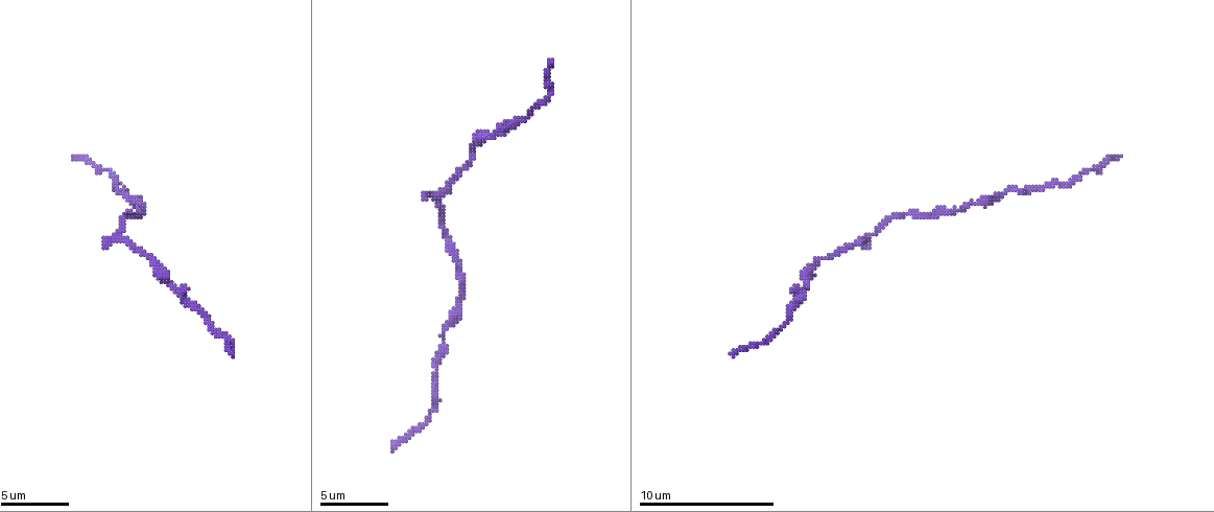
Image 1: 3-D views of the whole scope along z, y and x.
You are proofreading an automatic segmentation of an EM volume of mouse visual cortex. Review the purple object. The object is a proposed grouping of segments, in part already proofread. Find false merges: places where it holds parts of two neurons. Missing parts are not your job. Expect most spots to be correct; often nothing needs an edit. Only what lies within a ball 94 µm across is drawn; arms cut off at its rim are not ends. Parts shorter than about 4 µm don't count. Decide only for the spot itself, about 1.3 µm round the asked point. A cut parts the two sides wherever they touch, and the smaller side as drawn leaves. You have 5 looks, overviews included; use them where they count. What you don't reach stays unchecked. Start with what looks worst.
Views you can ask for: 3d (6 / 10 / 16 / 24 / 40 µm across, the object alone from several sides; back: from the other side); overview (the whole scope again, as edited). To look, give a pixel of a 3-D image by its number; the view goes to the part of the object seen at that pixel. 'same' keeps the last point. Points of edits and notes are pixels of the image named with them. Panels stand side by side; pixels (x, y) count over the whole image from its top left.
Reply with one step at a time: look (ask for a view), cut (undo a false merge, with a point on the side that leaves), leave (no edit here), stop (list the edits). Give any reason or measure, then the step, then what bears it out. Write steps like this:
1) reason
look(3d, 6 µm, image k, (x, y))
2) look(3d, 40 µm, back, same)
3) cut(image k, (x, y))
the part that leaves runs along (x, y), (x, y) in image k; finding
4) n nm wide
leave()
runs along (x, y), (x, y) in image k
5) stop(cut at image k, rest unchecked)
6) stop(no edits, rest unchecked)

calibre changes
look(3d, 6 µm, image 1, (152, 261))

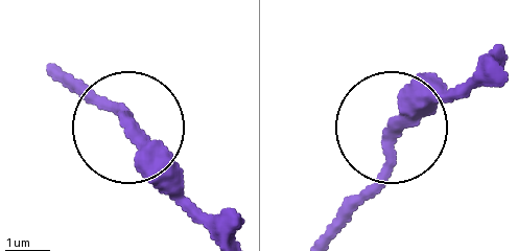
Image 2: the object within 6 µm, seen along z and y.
leave()
runs along (52, 68), (101, 94), (220, 225) in image 2; all the same neuron

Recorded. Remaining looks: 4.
look(3d, 6 µm, image 1, (444, 227))

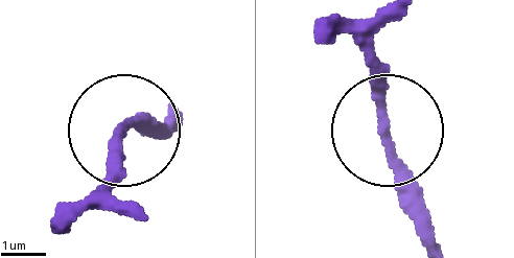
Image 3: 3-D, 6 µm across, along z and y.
200 nm wide
leave()
runs along (122, 133), (112, 208) in image 3; one neuron here

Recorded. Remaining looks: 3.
look(3d, 10 µm, image 1, (126, 196))

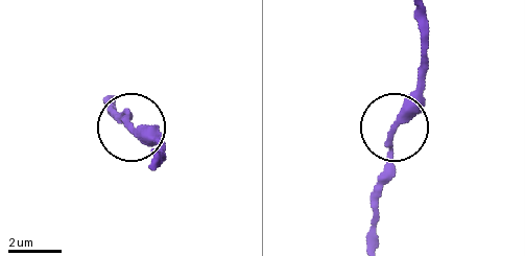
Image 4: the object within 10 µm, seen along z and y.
look(3d, 10 µm, back, image 4, (131, 129))

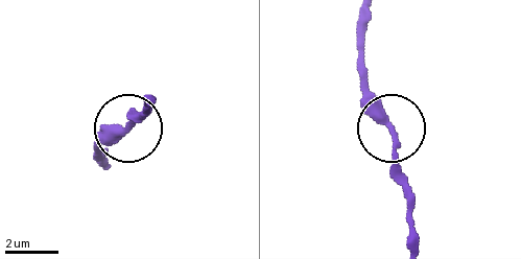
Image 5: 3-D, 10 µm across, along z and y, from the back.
leave()
all the same neuron

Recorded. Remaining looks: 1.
stop(no edits, rest unchecked)

